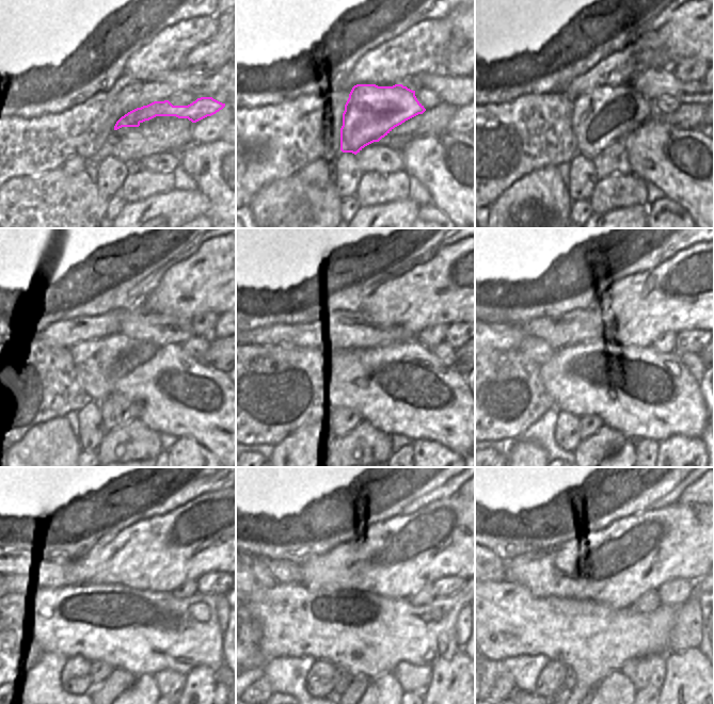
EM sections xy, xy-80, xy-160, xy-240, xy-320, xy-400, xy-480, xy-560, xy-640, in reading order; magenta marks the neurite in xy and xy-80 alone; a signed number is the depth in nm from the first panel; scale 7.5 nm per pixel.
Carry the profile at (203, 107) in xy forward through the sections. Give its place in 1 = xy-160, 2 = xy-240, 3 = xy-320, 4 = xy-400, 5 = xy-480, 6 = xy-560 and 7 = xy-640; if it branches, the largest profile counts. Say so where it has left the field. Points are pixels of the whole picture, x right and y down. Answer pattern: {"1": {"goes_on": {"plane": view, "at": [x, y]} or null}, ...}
{"1": {"goes_on": {"plane": "xy-160", "at": [606, 114]}}, "2": {"goes_on": {"plane": "xy-240", "at": [100, 364]}}, "3": {"goes_on": {"plane": "xy-320", "at": [314, 360]}}, "4": {"goes_on": {"plane": "xy-400", "at": [537, 350]}}, "5": {"goes_on": {"plane": "xy-480", "at": [18, 582]}}, "6": {"goes_on": {"plane": "xy-560", "at": [257, 575]}}, "7": {"goes_on": {"plane": "xy-640", "at": [496, 569]}}}

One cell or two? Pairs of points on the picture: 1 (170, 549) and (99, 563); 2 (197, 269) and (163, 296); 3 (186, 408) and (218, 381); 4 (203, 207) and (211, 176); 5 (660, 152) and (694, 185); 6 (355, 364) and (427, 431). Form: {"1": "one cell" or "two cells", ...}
{"1": "one cell", "2": "one cell", "3": "one cell", "4": "two cells", "5": "one cell", "6": "one cell"}

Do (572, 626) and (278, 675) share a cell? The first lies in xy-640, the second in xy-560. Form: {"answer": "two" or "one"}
{"answer": "two"}

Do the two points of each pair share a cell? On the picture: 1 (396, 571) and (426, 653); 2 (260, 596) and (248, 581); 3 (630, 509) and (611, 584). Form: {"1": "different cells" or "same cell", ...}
{"1": "different cells", "2": "different cells", "3": "different cells"}

